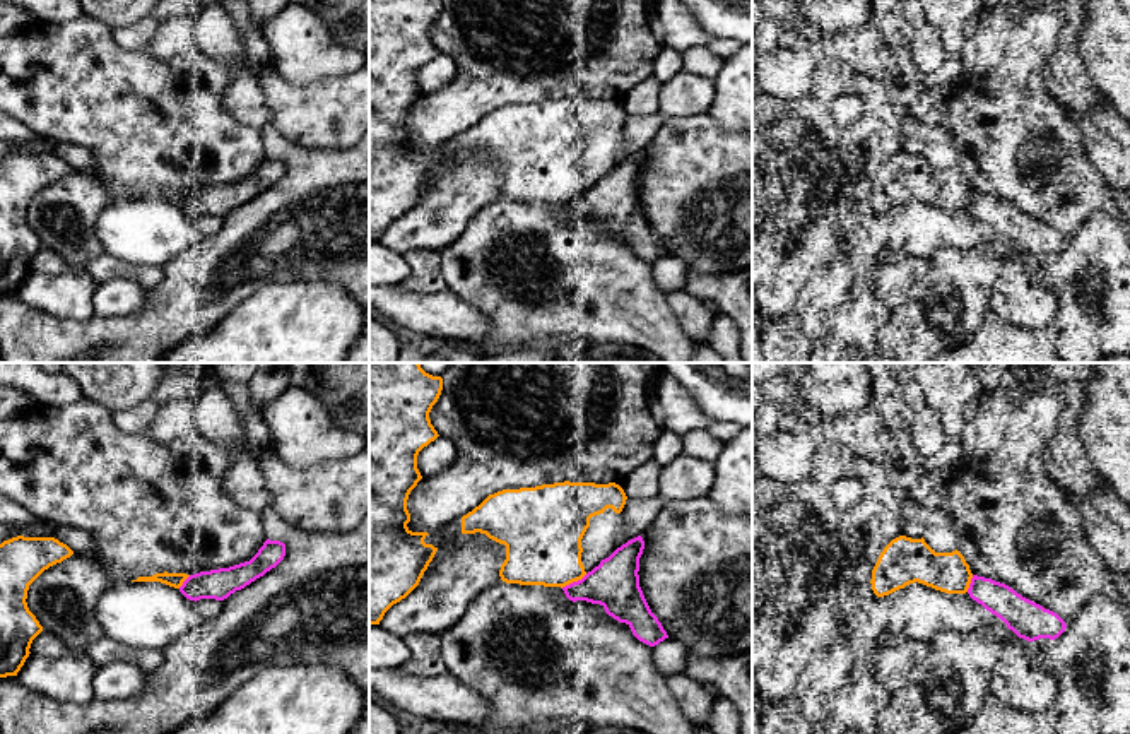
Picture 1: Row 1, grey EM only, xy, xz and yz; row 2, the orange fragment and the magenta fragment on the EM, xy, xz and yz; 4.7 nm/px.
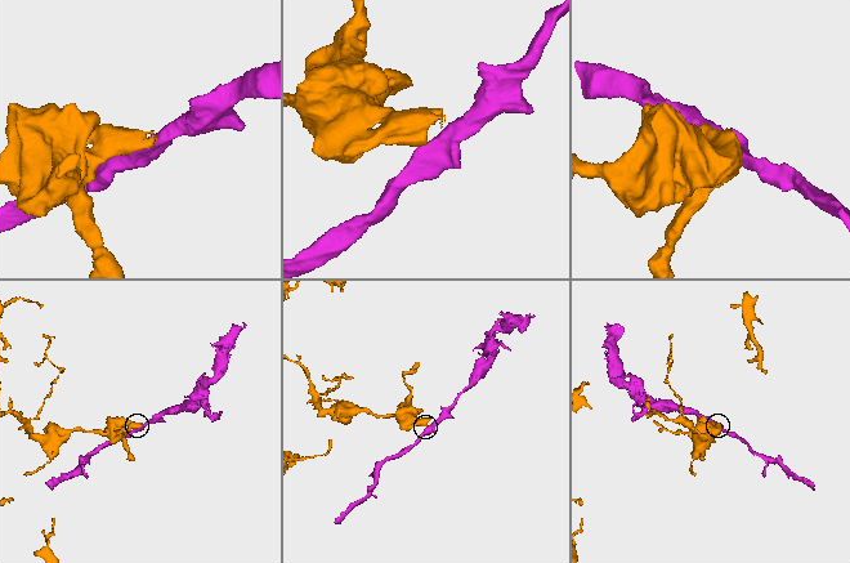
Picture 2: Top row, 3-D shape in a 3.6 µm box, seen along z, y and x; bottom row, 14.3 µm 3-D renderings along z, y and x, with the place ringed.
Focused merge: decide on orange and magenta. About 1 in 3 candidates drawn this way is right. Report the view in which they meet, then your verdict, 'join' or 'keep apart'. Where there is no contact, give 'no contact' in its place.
xz | keep apart

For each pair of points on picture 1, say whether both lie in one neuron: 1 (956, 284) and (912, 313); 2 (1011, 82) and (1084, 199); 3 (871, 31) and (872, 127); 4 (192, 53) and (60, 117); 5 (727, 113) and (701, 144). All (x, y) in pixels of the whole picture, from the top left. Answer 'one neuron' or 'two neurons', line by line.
1: one neuron
2: one neuron
3: two neurons
4: two neurons
5: two neurons

